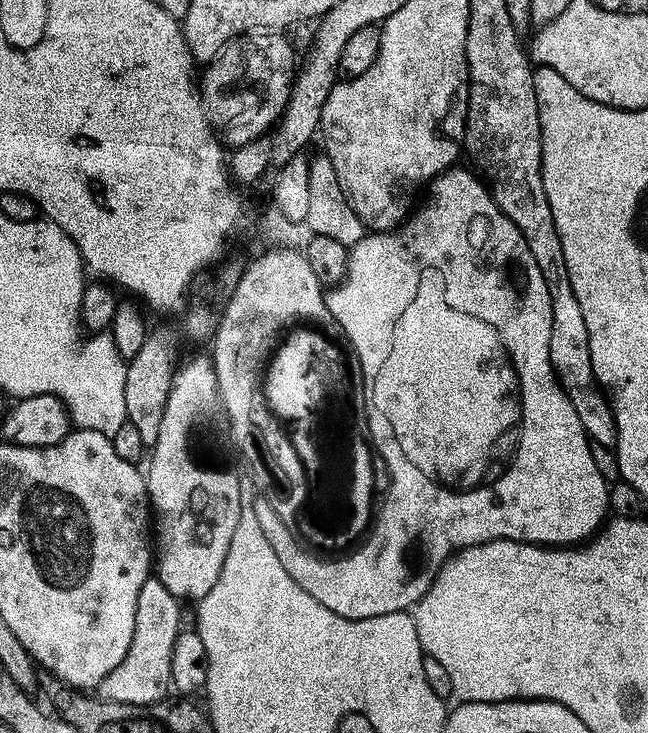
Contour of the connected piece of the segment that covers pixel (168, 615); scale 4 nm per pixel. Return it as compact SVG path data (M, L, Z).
M150 578L138 594L138 618L134 630L134 642L130 654L99 686L101 701L109 704L129 704L139 708L149 708L152 704L162 704L169 699L168 692L173 691L170 662L174 662L174 642L178 642L182 625L180 625L181 601L174 593L166 590L159 578Z

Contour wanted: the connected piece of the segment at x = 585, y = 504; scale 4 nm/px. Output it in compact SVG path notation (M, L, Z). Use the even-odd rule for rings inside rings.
M453 166L444 173L443 176L437 176L430 185L430 193L432 197L428 200L428 205L417 211L399 229L398 234L368 234L365 235L364 241L351 249L349 258L349 272L343 284L339 287L333 287L327 293L328 309L332 315L332 320L335 323L340 323L342 331L348 335L348 340L352 343L352 348L356 351L356 356L360 359L360 368L364 371L364 404L368 407L368 428L370 433L371 443L374 448L384 448L384 456L388 456L388 464L392 464L393 475L396 476L395 491L392 492L391 503L388 504L387 511L384 512L383 519L380 522L379 531L376 532L375 539L368 547L364 547L364 552L355 558L346 558L345 560L337 560L335 558L324 558L328 560L315 560L312 556L292 556L284 560L286 566L286 574L290 574L290 578L294 578L294 582L298 582L298 586L302 586L302 590L306 590L306 594L310 594L310 598L315 598L318 602L322 602L322 606L326 606L326 610L334 610L334 614L338 614L347 620L369 620L370 618L382 618L386 614L398 614L399 612L408 612L415 609L420 603L422 596L432 588L432 583L436 581L436 576L441 568L452 559L458 552L464 552L468 548L477 548L483 544L489 544L495 540L509 540L510 542L518 542L519 544L538 544L542 548L570 548L573 546L583 546L593 539L604 527L610 516L610 480L604 477L604 472L600 469L600 464L596 461L596 456L593 445L590 443L586 430L582 426L582 418L578 418L578 410L574 410L574 406L570 402L568 393L565 392L559 380L556 378L556 371L552 368L552 359L550 358L550 338L554 330L554 306L552 305L552 295L548 289L546 278L542 274L542 270L538 266L538 262L534 258L534 254L530 250L530 246L526 242L526 238L518 230L518 226L511 220L502 209L496 204L496 199L493 198L491 191L483 179L475 171L467 172L461 166ZM398 444L404 444L404 456L398 448ZM420 547L420 557L416 560L416 568L408 561L408 555Z

